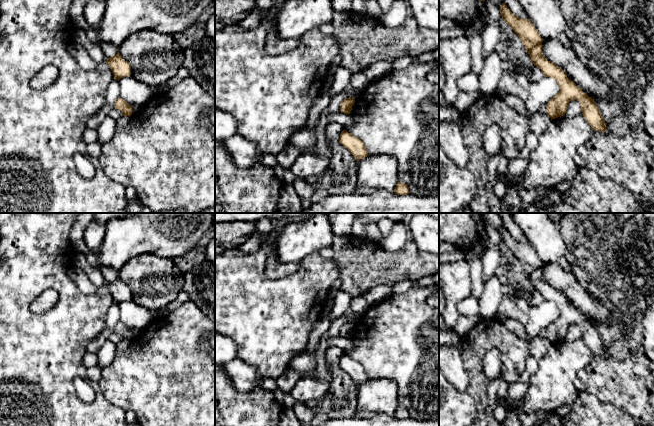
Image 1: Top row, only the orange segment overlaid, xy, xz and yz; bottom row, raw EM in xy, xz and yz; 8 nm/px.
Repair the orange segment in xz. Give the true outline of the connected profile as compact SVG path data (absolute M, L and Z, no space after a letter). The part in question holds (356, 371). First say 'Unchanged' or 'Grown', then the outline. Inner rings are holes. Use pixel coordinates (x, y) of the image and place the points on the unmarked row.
Unchanged. M346 354L341 356L339 366L350 375L357 385L369 379L364 367Z

